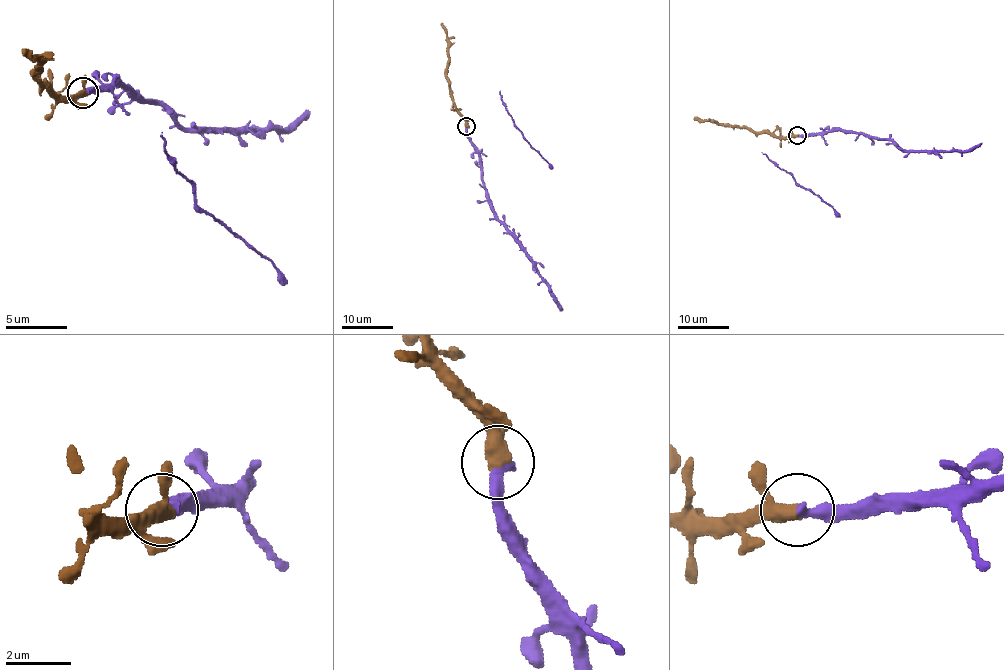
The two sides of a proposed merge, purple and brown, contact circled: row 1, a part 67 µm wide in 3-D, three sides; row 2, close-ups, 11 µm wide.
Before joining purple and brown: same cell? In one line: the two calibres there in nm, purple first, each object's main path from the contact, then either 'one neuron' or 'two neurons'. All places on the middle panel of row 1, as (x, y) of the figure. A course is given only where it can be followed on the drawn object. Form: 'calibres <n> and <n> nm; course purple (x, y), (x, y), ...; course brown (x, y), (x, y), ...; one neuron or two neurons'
calibres 380 and 400 nm; course purple (466, 126), (466, 137), (479, 158), (480, 176), (491, 211), (533, 263), (561, 311); course brown (466, 126), (466, 119), (456, 108), (449, 86), (447, 29), (440, 23); one neuron

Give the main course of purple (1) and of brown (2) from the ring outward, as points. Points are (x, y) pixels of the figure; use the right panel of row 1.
1: (797, 136), (847, 131), (889, 138), (903, 150), (968, 151), (982, 142)
2: (797, 136), (779, 137), (694, 118)

